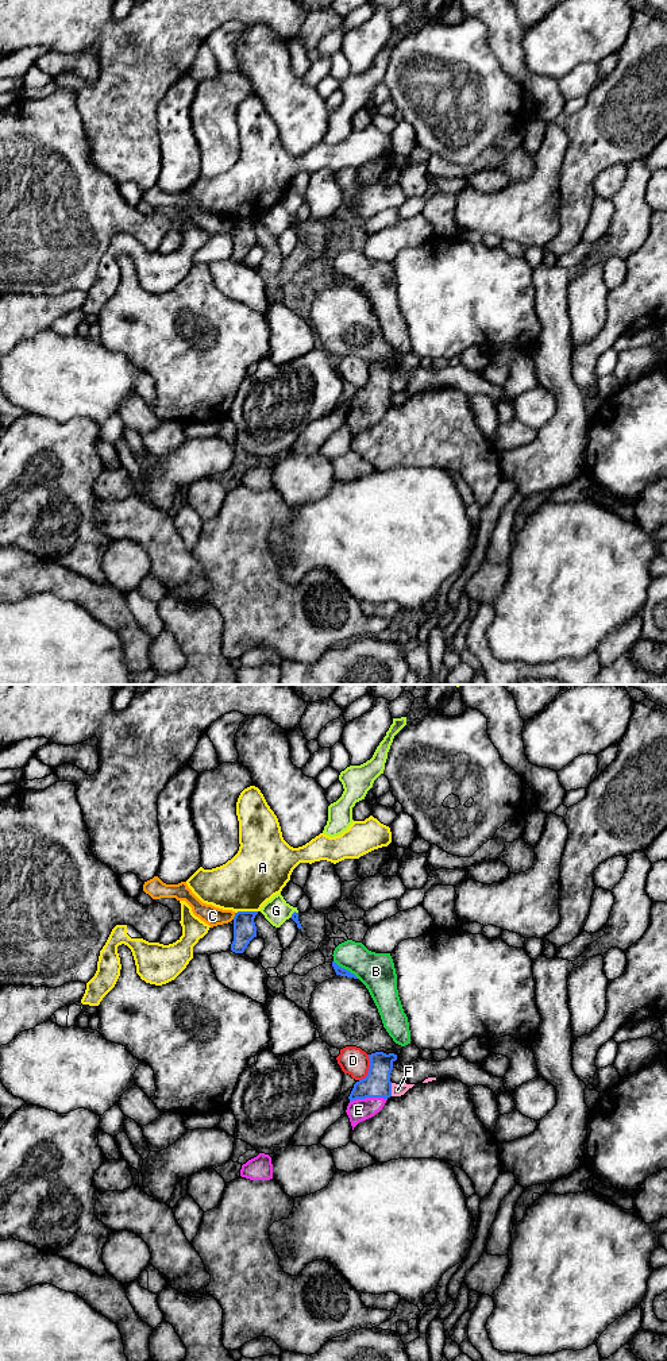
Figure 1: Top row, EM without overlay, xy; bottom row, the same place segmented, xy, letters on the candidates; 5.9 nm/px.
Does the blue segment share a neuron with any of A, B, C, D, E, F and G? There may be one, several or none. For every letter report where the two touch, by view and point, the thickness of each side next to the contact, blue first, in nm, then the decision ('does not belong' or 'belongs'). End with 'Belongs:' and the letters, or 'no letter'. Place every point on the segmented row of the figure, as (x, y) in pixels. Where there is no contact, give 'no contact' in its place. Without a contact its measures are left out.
A: xy (246, 912) | 140/340 nm | does not belong
B: xy (346, 970) | 50/220 nm | does not belong
C: xy (235, 916) | 140/120 nm | does not belong
D: xy (369, 1068) | 160/170 nm | does not belong
E: xy (367, 1097) | 160/130 nm | belongs
F: xy (390, 1090) | 160/80 nm | does not belong
G: xy (293, 913) | 50/150 nm | does not belong
Belongs: E

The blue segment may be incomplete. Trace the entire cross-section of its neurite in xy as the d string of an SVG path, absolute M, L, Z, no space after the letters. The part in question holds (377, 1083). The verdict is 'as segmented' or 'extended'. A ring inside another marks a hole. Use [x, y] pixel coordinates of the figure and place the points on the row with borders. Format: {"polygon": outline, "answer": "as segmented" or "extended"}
{"polygon": "M375 1052L369 1055L370 1068L365 1079L356 1082L348 1096L347 1115L354 1127L382 1110L386 1100L392 1096L390 1073L393 1063L397 1060L394 1053Z", "answer": "extended"}

